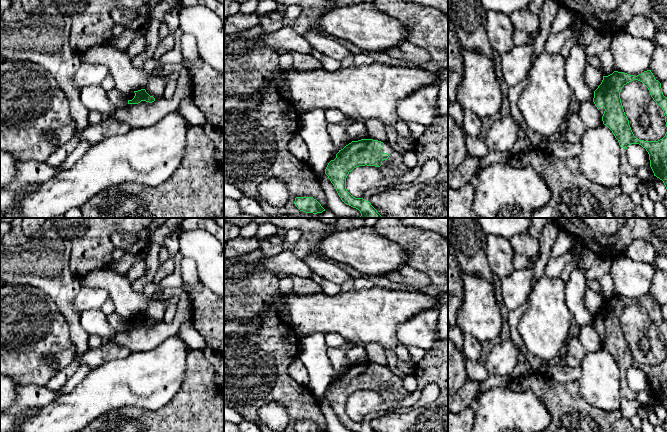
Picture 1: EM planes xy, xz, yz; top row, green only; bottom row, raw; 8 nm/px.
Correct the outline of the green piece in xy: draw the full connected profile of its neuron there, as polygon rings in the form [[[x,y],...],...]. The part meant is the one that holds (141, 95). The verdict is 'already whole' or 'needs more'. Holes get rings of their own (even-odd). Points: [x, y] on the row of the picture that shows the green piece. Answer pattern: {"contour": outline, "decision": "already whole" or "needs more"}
{"contour": [[[145,89],[134,91],[135,96],[132,100],[128,100],[128,104],[138,104],[141,101],[152,103],[155,101],[153,96],[150,96]]], "decision": "already whole"}

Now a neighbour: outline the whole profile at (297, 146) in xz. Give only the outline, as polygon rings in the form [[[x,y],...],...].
[[[298,134],[289,142],[288,150],[293,156],[301,161],[307,162],[309,159],[308,146]]]

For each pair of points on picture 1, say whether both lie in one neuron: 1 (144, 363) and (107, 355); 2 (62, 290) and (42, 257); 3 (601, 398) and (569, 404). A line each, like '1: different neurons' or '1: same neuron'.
1: different neurons
2: same neuron
3: different neurons

